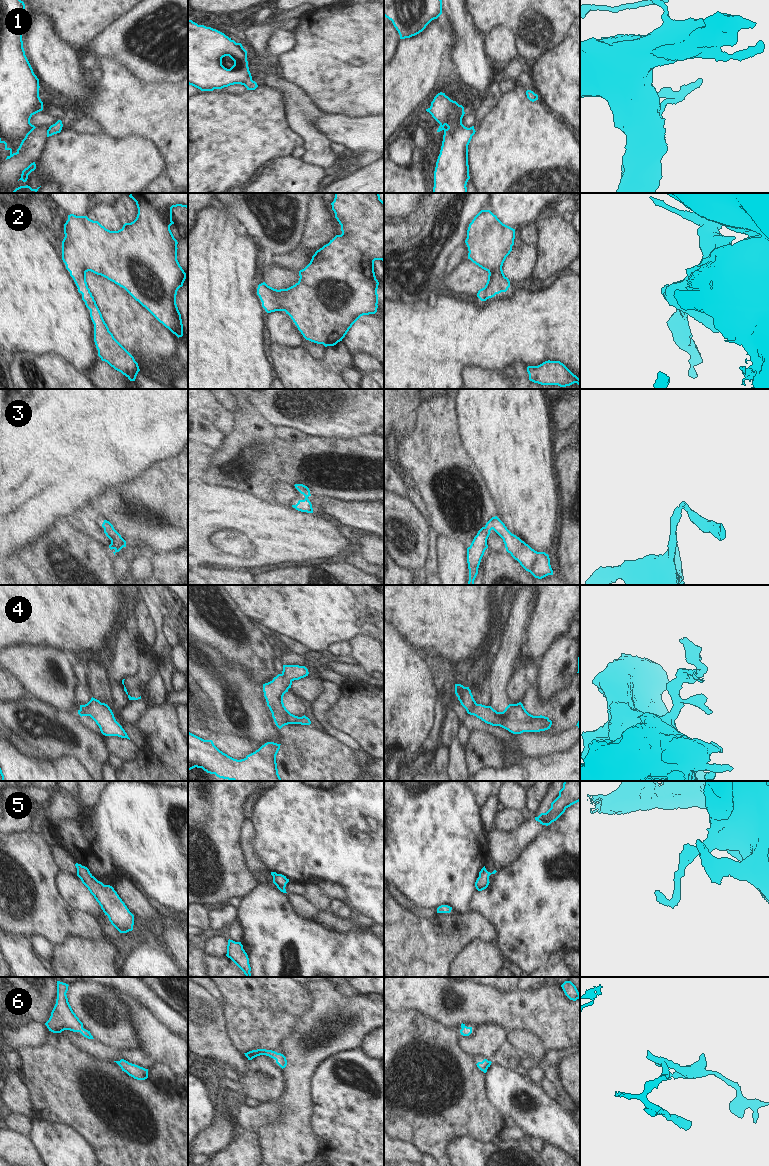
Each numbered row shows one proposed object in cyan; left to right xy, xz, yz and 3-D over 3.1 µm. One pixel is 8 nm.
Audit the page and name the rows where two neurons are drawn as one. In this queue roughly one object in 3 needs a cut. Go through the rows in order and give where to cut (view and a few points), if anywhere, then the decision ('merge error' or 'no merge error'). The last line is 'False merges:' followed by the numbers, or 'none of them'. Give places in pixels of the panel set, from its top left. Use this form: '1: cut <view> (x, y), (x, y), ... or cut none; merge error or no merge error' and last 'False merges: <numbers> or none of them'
1: cut none; no merge error
2: cut none; no merge error
3: cut none; no merge error
4: cut none; no merge error
5: cut none; no merge error
6: cut none; no merge error
False merges: none of them

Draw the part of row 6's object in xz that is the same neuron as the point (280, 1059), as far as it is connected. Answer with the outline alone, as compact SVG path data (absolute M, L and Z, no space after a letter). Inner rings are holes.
M257 1049L257 1050L252 1050L249 1051L247 1053L244 1053L245 1056L248 1058L248 1060L252 1060L253 1058L260 1056L260 1055L266 1055L269 1056L273 1059L276 1060L276 1063L283 1069L286 1067L287 1065L287 1060L286 1057L281 1054L281 1053L277 1053L275 1051L272 1050L266 1050L266 1049Z

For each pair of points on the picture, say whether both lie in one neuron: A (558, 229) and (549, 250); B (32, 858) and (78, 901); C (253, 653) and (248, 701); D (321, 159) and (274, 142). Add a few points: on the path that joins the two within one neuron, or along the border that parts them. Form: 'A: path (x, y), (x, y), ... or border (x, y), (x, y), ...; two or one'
A: path (557, 234), (557, 242), (554, 245); one
B: border (59, 872), (56, 878), (56, 888), (66, 902); two
C: border (231, 664), (242, 665), (254, 679), (261, 682); two
D: border (289, 126), (300, 138), (303, 146); two

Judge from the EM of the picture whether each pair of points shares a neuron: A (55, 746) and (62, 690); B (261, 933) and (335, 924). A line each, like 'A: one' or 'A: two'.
A: two
B: two

